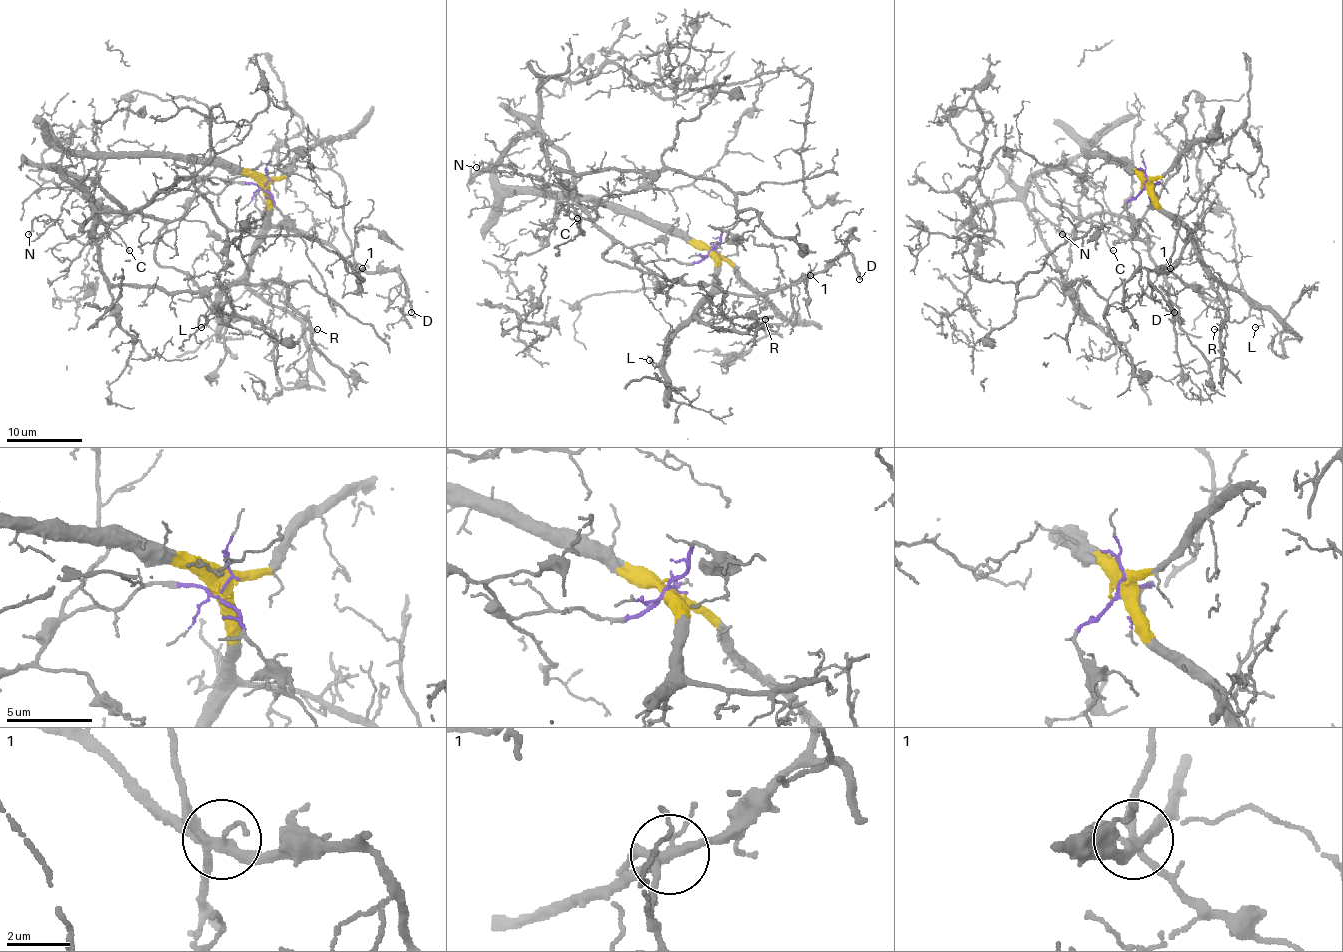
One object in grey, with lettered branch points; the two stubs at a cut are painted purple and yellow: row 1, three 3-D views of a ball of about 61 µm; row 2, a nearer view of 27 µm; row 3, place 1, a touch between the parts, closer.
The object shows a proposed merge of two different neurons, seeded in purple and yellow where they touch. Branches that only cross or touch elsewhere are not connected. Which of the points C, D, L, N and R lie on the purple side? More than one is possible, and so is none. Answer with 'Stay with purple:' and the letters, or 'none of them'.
Stay with purple: none of them

